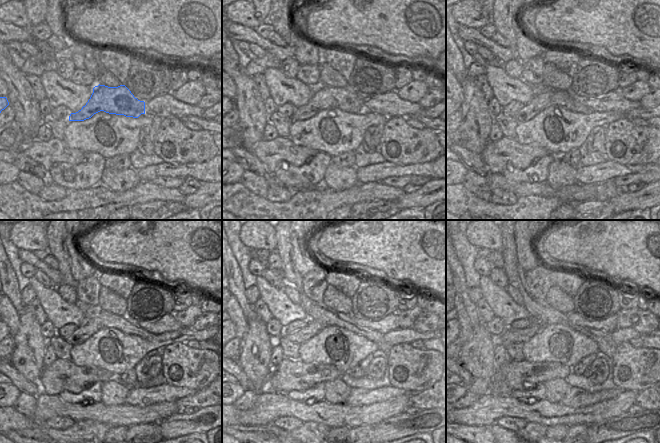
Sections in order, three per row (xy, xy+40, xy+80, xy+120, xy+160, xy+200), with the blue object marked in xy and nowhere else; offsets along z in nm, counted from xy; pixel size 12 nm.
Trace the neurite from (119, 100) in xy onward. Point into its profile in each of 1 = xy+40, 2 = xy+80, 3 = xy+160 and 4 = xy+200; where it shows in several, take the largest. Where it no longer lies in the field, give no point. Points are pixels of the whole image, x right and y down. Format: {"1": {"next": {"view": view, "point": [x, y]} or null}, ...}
{"1": {"next": {"view": "xy+40", "point": [343, 98]}}, "2": {"next": {"view": "xy+80", "point": [540, 101]}}, "3": {"next": {"view": "xy+160", "point": [313, 327]}}, "4": {"next": {"view": "xy+200", "point": [510, 335]}}}

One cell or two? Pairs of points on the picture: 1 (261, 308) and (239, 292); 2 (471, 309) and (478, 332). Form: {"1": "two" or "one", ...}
{"1": "two", "2": "two"}

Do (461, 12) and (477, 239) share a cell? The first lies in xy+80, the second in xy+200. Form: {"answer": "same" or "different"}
{"answer": "same"}

